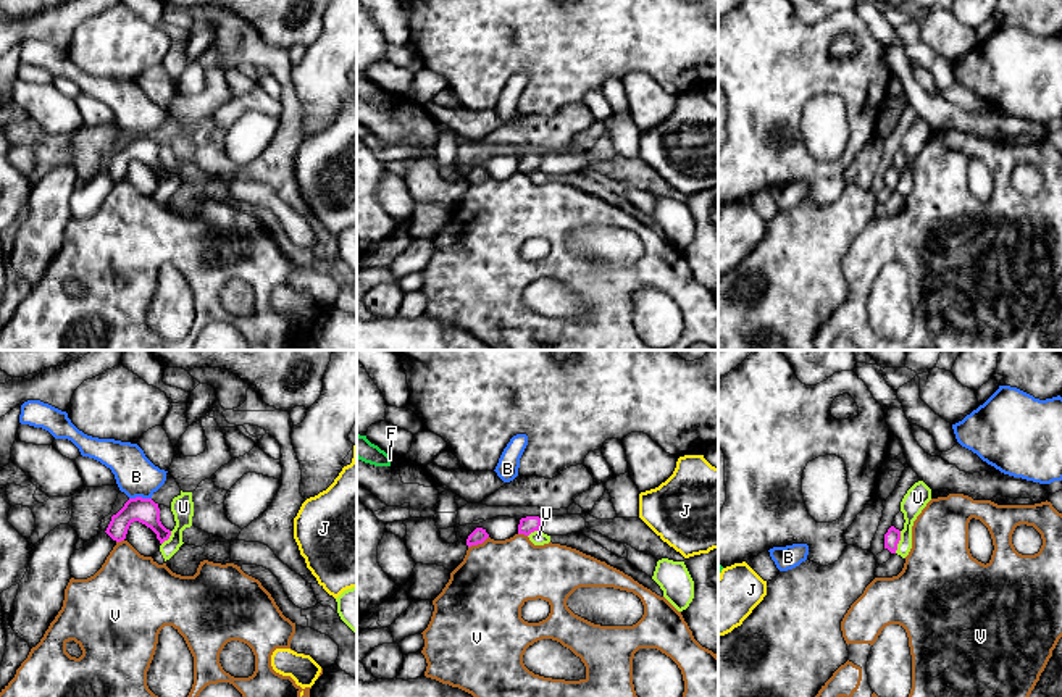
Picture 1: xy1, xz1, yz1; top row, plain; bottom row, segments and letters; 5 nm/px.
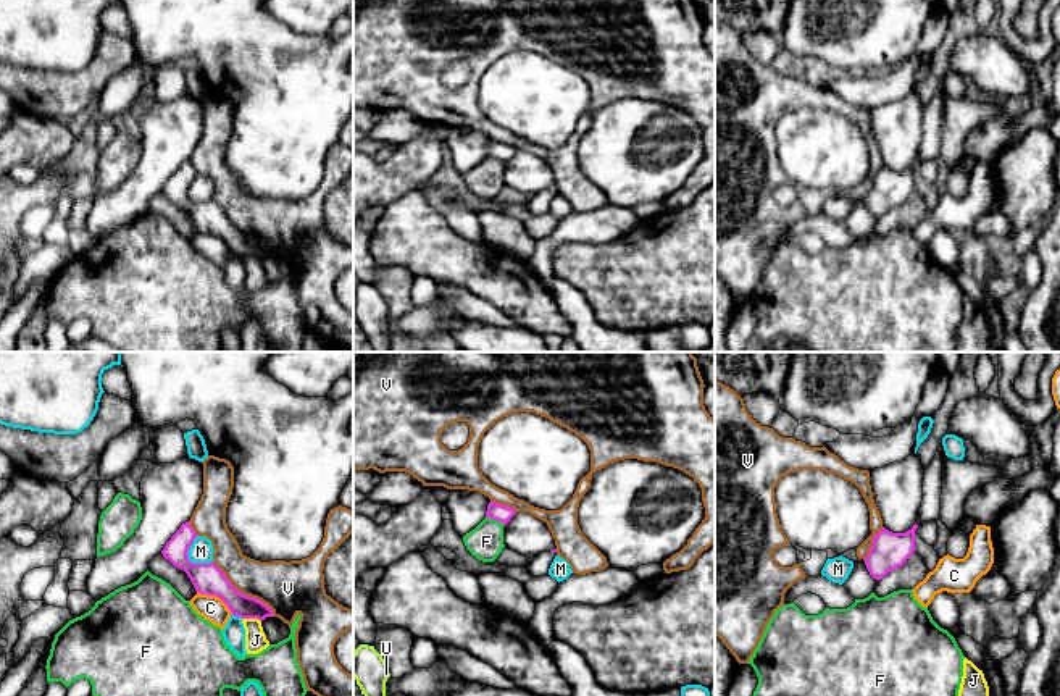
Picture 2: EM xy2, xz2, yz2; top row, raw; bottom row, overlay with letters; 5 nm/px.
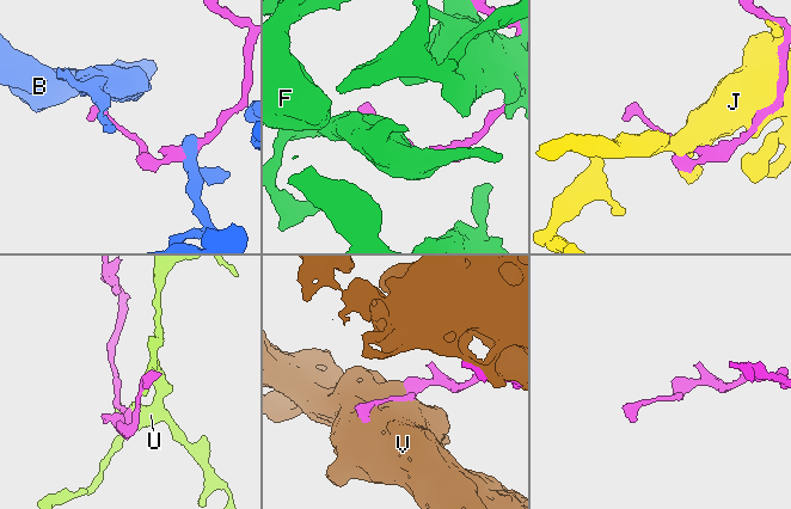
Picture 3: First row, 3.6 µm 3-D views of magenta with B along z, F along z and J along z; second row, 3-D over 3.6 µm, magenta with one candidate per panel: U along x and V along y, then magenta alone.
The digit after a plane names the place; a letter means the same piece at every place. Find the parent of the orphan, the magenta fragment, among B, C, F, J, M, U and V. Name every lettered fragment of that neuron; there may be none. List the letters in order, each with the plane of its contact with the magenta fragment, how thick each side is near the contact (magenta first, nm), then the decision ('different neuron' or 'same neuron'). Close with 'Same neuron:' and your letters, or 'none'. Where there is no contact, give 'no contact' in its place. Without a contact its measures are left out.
B: contact in xy1; calibres 130 and 200 nm; different neuron
C: contact in xy2; calibres 160 and 120 nm; different neuron
F: contact in xz2; calibres 90 and 180 nm; different neuron
J: contact in xy2; calibres 130 and 110 nm; different neuron
M: contact in xy2; calibres 160 and 120 nm; different neuron
U: contact in yz1; calibres 80 and 120 nm; different neuron
V: contact in xy2; calibres 160 and 280 nm; different neuron
Same neuron: none

